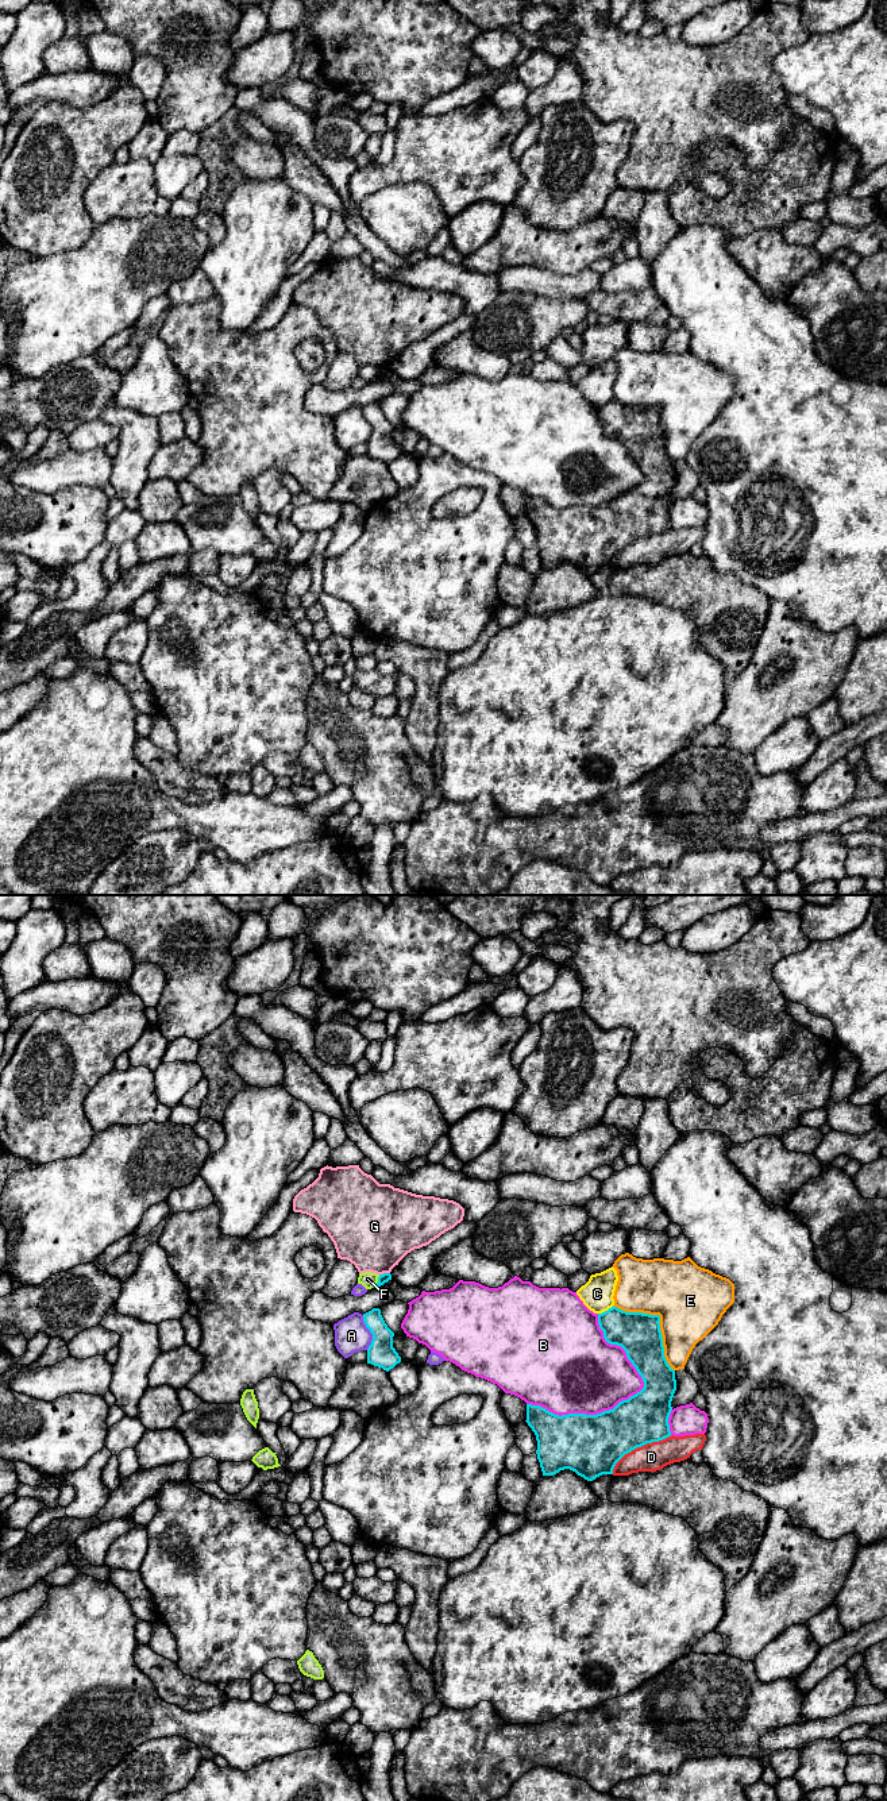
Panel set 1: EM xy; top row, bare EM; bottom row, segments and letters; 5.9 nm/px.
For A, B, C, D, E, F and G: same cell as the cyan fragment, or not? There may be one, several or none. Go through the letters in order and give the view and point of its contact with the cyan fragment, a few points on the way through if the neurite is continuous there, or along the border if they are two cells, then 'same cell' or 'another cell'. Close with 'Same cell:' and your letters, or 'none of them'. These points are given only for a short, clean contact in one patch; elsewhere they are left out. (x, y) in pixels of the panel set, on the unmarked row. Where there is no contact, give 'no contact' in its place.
A: meets cyan in xy at (370, 424); another cell
B: meets cyan in xy at (587, 508); another cell
C: meets cyan in xy at (605, 404); another cell
D: meets cyan in xy at (639, 539); another cell
E: meets cyan in xy at (659, 413); another cell
F: meets cyan in xy at (378, 374); border along xy (380, 367), (371, 380); another cell
G: meets cyan in xy at (384, 366); border along xy (389, 365), (380, 367); another cell
Same cell: none of them

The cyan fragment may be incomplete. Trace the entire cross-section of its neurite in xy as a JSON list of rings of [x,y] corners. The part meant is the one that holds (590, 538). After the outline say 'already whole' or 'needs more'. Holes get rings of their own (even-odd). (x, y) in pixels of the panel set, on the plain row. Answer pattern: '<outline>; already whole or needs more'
[[[617,400],[598,406],[598,417],[610,437],[621,439],[628,452],[644,474],[644,481],[613,502],[597,508],[555,508],[540,498],[527,497],[527,516],[537,533],[537,552],[543,568],[554,568],[570,562],[587,574],[602,567],[613,567],[616,556],[632,543],[671,529],[668,510],[676,483],[675,463],[664,450],[660,409],[626,405]]]; already whole

